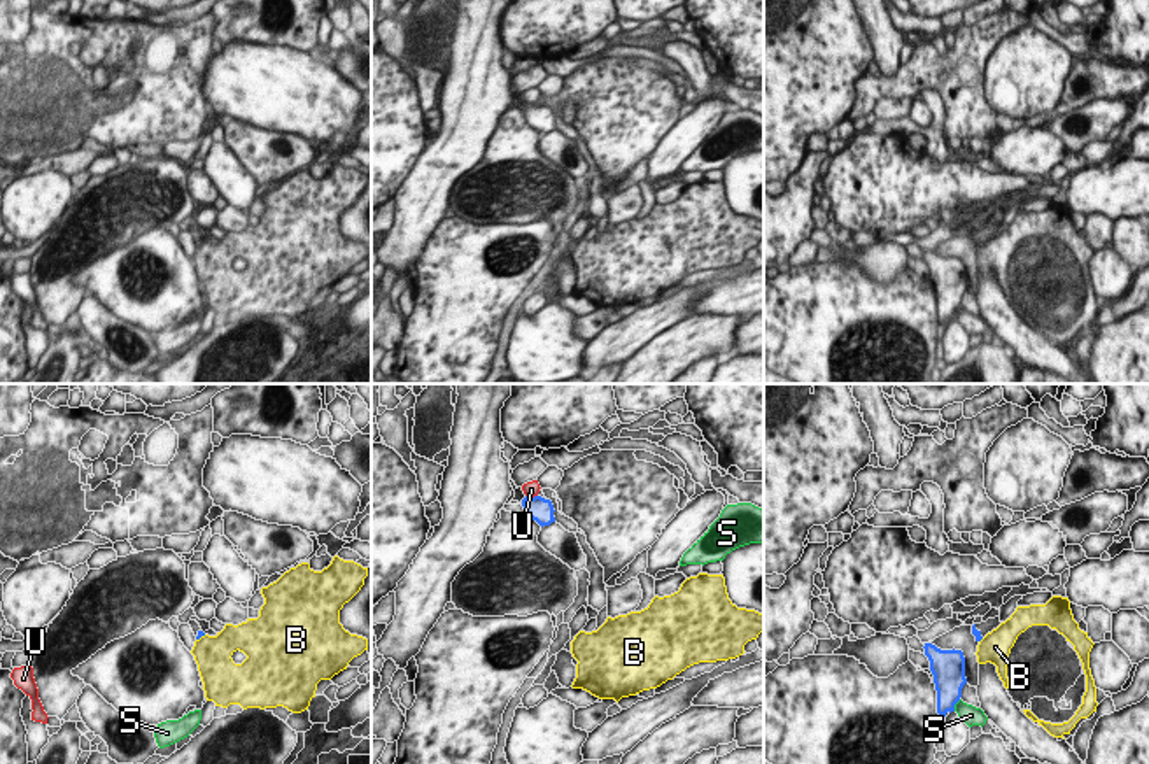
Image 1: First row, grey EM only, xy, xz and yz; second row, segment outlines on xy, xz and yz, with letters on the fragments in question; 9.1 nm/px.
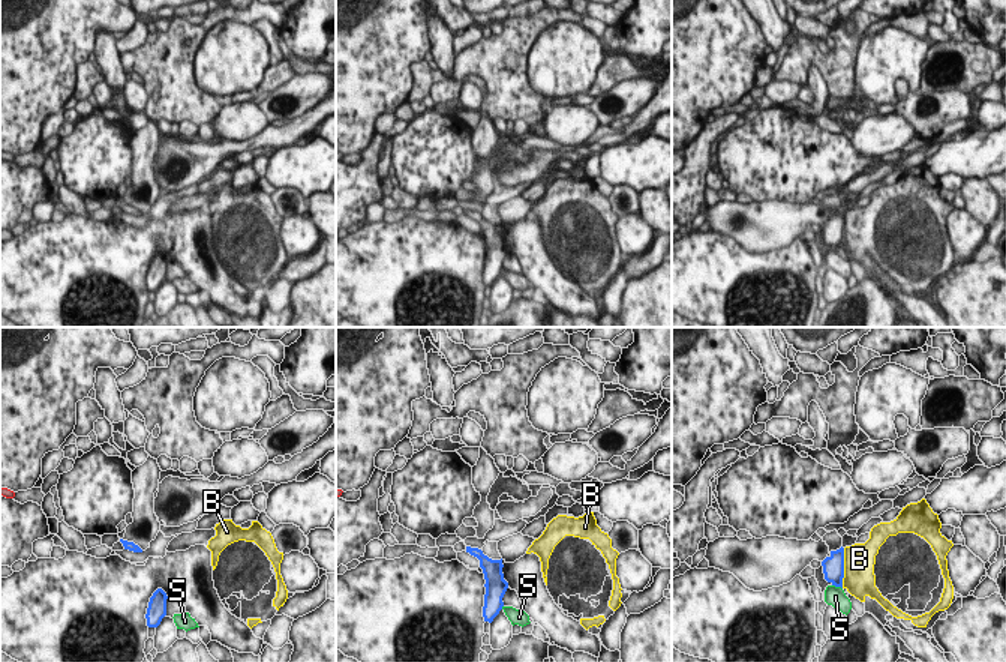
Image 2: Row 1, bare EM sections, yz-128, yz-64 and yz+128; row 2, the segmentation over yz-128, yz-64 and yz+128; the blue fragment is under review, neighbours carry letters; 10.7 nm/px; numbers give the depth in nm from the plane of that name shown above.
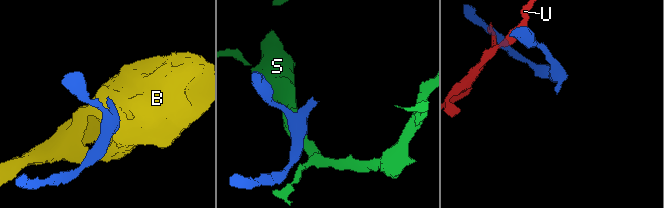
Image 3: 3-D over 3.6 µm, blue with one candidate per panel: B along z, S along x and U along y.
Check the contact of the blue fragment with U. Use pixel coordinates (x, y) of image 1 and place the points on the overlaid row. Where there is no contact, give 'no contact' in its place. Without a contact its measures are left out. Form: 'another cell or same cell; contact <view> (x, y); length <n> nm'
another cell; contact xz (531, 498); length 110 nm

